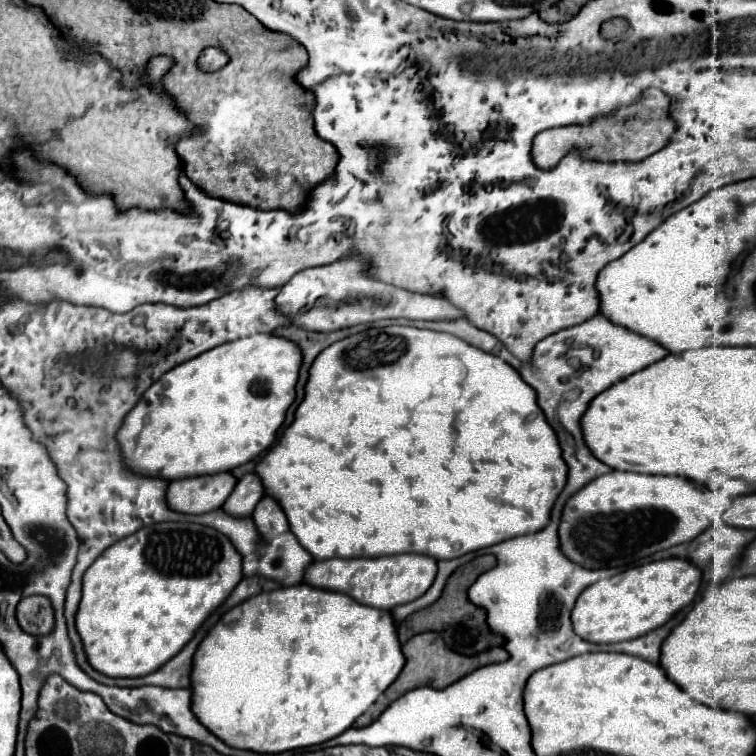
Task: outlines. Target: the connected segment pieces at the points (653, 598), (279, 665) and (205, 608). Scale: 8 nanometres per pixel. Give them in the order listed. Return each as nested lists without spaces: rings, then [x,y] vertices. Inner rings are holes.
[[[661,559],[647,565],[627,569],[609,579],[601,579],[587,587],[571,613],[575,633],[591,643],[619,643],[637,639],[665,625],[675,613],[691,605],[701,573],[697,565],[685,559]]]
[[[309,583],[281,587],[249,597],[227,611],[201,641],[191,671],[193,713],[211,733],[237,749],[281,753],[319,745],[347,731],[403,667],[405,655],[389,611],[361,605],[337,591],[315,589]]]
[[[171,521],[171,523],[155,523],[149,525],[145,529],[139,529],[137,533],[117,541],[115,545],[111,545],[87,571],[83,577],[83,599],[79,603],[79,611],[77,611],[77,631],[83,639],[83,647],[85,653],[93,665],[93,669],[101,671],[103,675],[109,677],[145,677],[153,671],[157,671],[159,667],[165,665],[165,661],[169,661],[169,657],[173,657],[173,653],[179,653],[197,633],[197,629],[209,619],[209,615],[221,607],[225,603],[225,599],[233,593],[233,589],[237,587],[237,583],[243,579],[243,569],[241,569],[241,555],[235,551],[235,545],[229,541],[229,537],[225,537],[221,531],[199,525],[199,523],[185,523],[185,521]]]

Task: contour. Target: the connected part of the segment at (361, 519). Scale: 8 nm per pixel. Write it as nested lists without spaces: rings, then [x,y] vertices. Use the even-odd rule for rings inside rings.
[[[381,327],[369,329],[357,335],[349,335],[329,345],[309,369],[309,381],[305,385],[305,399],[295,411],[295,421],[287,427],[281,441],[269,451],[269,455],[255,467],[255,473],[265,485],[265,493],[275,497],[283,507],[291,533],[313,555],[315,561],[331,557],[381,557],[397,553],[423,553],[433,559],[455,559],[469,551],[485,549],[505,539],[513,539],[527,533],[537,533],[549,523],[549,513],[565,487],[567,465],[557,445],[557,435],[545,421],[541,407],[537,405],[533,387],[521,381],[521,375],[501,361],[459,337],[439,331],[415,329],[415,327]]]

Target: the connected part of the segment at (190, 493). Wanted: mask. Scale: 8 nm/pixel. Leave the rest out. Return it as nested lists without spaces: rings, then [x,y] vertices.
[[[229,471],[209,477],[185,477],[169,483],[167,499],[175,511],[199,515],[219,509],[235,489],[235,483],[237,479]]]

